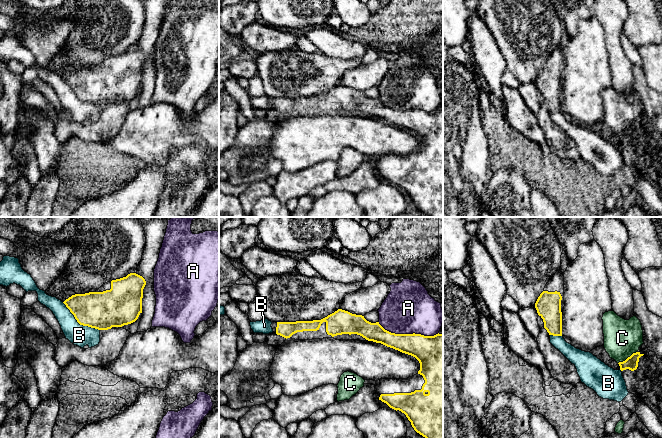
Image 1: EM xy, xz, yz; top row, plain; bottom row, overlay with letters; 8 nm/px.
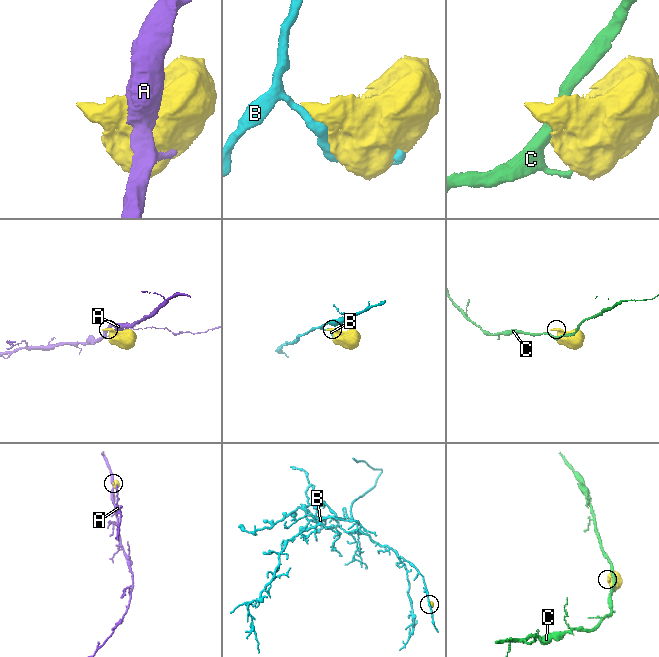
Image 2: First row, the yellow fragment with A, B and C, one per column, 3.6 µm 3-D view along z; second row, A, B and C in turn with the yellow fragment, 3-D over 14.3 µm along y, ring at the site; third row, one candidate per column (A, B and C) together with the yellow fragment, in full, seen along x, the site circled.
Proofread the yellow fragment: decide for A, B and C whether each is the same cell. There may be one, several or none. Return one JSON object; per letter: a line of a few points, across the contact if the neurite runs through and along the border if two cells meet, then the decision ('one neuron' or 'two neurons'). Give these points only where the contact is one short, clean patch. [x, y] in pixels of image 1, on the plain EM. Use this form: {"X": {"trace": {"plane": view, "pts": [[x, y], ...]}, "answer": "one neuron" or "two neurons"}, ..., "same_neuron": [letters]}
{"A": {"answer": "two neurons"}, "B": {"answer": "two neurons"}, "C": {"answer": "two neurons"}, "same_neuron": []}

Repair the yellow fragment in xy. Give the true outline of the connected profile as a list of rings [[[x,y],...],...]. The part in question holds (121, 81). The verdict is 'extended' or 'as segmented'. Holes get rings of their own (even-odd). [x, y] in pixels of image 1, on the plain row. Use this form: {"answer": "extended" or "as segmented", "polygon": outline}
{"answer": "extended", "polygon": [[[130,49],[103,60],[97,68],[75,70],[63,79],[80,101],[98,106],[135,98],[142,89],[145,55]]]}

